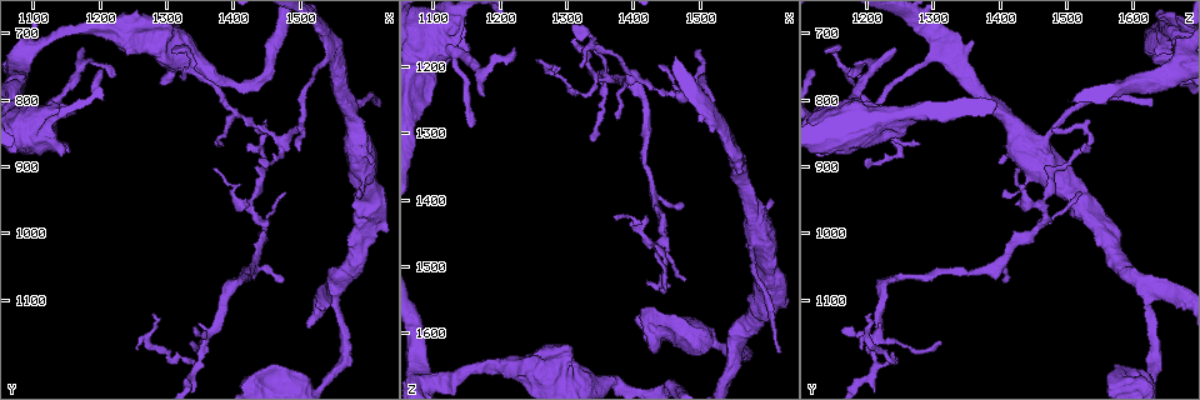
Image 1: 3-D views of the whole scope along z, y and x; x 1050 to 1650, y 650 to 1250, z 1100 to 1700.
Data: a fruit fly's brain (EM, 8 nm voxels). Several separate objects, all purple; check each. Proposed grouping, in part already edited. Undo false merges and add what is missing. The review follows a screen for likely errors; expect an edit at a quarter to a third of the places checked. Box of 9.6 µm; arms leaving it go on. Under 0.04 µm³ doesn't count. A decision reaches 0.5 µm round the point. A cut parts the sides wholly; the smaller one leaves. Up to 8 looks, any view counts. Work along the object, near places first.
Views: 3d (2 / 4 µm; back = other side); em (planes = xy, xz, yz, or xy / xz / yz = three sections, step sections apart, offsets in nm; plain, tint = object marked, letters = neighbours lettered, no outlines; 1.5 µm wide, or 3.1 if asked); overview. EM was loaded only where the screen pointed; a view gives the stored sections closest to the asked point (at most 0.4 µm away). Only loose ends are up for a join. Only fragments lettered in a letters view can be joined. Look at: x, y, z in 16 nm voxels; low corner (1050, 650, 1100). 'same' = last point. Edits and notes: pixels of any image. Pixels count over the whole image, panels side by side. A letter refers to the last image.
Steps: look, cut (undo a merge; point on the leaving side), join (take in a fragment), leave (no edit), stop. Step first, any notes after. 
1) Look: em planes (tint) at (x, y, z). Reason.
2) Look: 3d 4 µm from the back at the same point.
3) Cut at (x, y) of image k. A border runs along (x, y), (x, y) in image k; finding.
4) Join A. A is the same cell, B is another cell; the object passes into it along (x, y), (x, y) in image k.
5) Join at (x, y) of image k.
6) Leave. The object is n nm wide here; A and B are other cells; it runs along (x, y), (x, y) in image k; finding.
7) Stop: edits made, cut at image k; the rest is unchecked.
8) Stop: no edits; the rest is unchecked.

Look: 3d 4 µm at (1135, 805, 1180). Calibre changes.

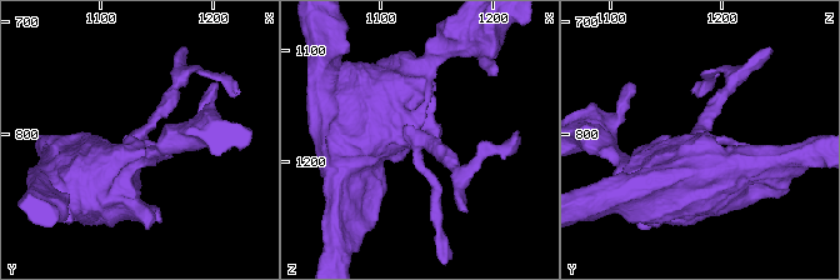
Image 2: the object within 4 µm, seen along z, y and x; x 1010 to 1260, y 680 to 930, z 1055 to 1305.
Look: em planes (letters) at (1128, 806, 1178).

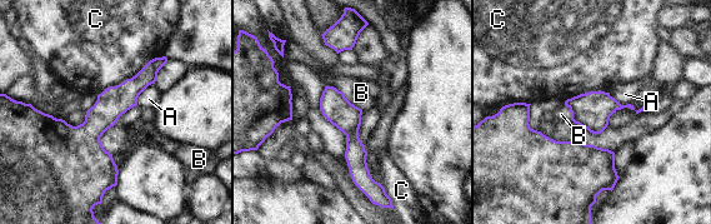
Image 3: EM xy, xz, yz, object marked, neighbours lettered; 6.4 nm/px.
Leave. The object is 180 nm wide here; A, B and C are other cells; a border runs along (154, 83), (139, 95), (136, 104) in image 3; all the same cell.

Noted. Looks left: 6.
Look: em yz step 4 (letters) at (1380, 865, 1280). Thin end.

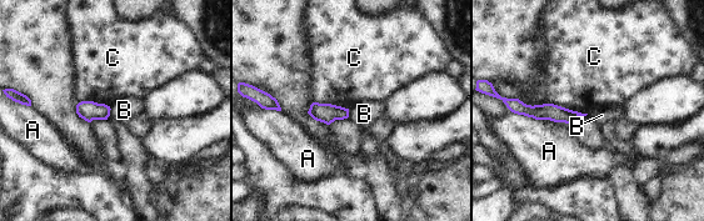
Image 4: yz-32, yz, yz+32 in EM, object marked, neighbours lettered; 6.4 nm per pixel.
Leave. A, B and C are other cells; a border runs along (544, 103), (552, 103), (587, 114) in image 4; none of them fits.

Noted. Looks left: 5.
Look: em planes (letters) at (1480, 940, 1520). Free end.

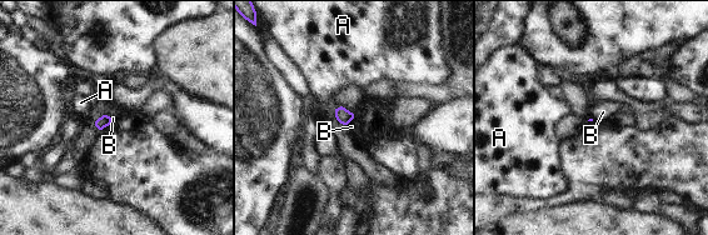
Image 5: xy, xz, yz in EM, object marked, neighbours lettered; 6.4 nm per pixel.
Leave. A and B are other cells; a border runs along (105, 114), (111, 120) in image 5; no lettered fragment goes on from it.

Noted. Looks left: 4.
Stop: no edits; the rest is unchecked.

